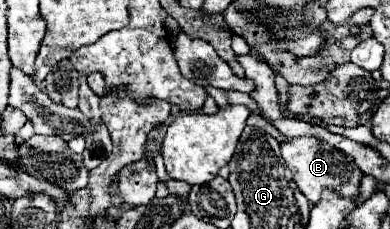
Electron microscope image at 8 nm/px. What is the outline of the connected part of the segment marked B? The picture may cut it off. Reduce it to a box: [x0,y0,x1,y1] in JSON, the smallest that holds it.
[280,136,362,204]

